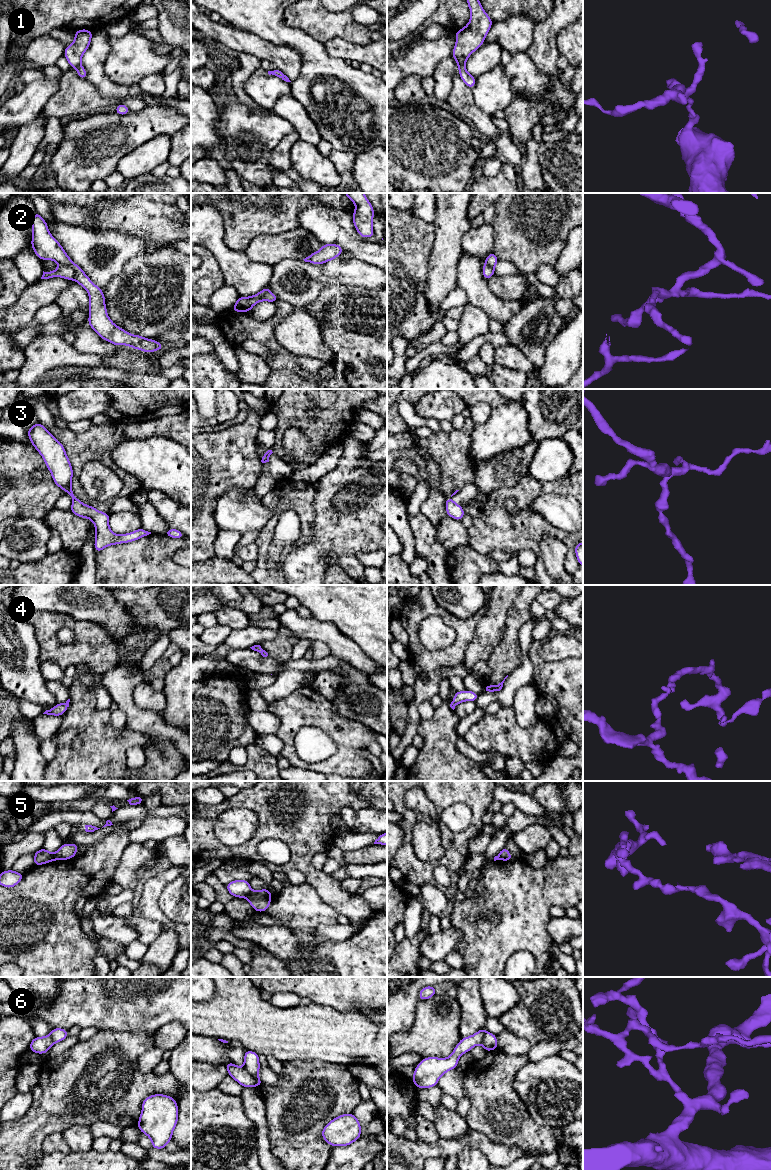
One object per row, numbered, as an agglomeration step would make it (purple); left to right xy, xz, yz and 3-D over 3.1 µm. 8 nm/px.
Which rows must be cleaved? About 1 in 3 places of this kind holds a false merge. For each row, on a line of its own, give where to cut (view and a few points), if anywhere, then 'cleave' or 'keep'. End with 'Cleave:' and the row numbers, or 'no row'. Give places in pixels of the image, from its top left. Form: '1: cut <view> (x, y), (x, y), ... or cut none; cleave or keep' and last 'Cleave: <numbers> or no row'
1: cut yz (464, 64), (458, 68); cleave
2: cut xy (60, 264), (70, 266), (74, 270), (74, 280); cleave
3: cut none; keep
4: cut none; keep
5: cut xz (252, 891), (246, 897); cleave
6: cut xz (243, 1067), (254, 1078), (256, 1086); cleave
Cleave: 1, 2, 5, 6

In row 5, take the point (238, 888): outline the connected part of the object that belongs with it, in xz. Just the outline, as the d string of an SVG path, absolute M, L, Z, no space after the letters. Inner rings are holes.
M234 880L225 887L233 897L247 898L248 894L252 892L248 880Z

